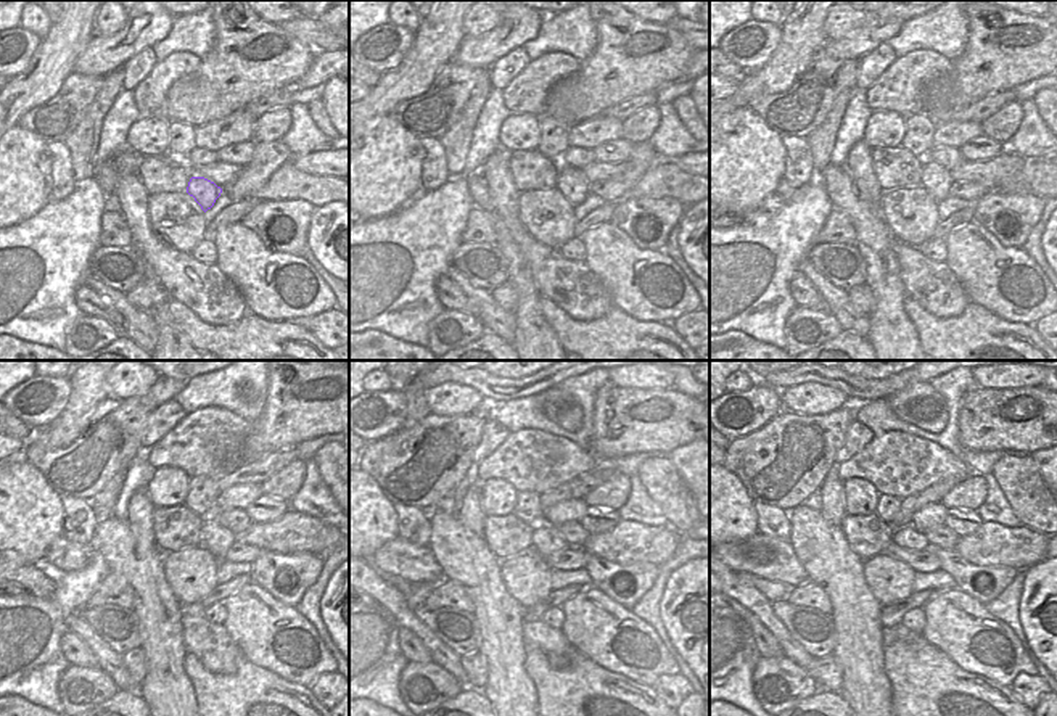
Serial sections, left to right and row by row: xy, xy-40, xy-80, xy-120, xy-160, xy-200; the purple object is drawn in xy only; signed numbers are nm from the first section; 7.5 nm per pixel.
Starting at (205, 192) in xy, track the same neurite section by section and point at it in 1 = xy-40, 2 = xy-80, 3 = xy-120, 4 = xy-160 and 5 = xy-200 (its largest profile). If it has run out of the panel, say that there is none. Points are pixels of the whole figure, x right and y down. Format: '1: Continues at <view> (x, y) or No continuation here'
1: Continues at xy-40 (573, 184)
2: Continues at xy-80 (935, 179)
3: Continues at xy-120 (214, 538)
4: Continues at xy-160 (546, 539)
5: Continues at xy-200 (908, 538)

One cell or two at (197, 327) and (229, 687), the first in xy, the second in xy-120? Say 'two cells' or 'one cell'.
one cell

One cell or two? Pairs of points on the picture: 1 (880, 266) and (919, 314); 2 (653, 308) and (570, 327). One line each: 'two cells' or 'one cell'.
1: two cells
2: two cells

